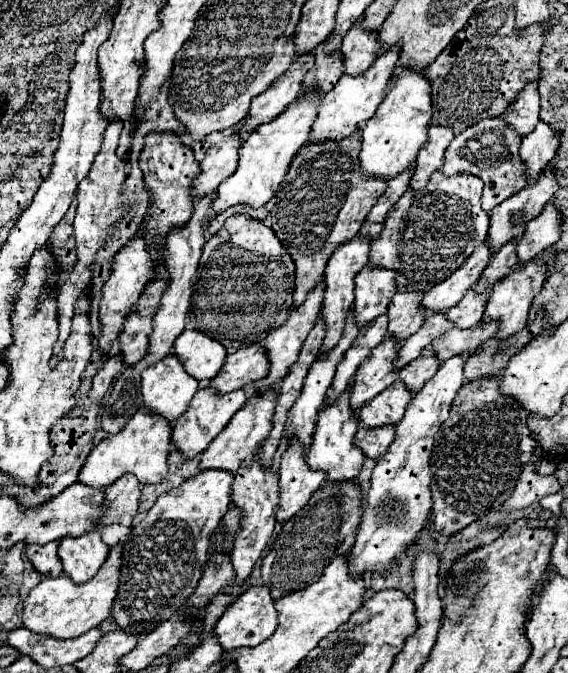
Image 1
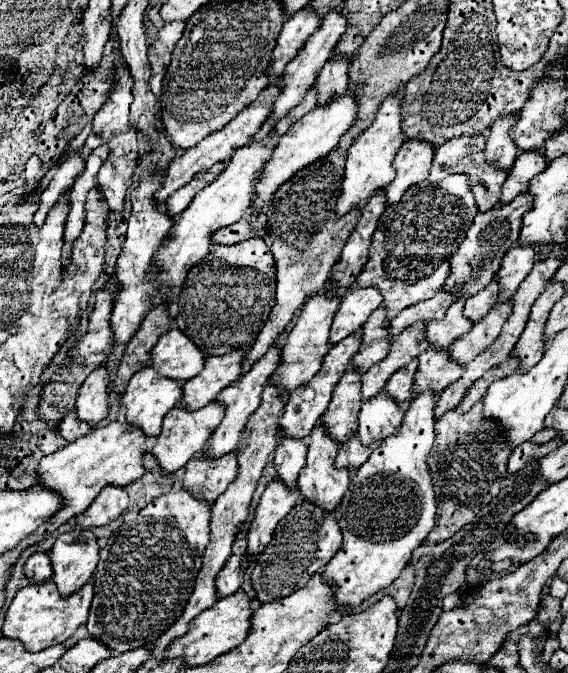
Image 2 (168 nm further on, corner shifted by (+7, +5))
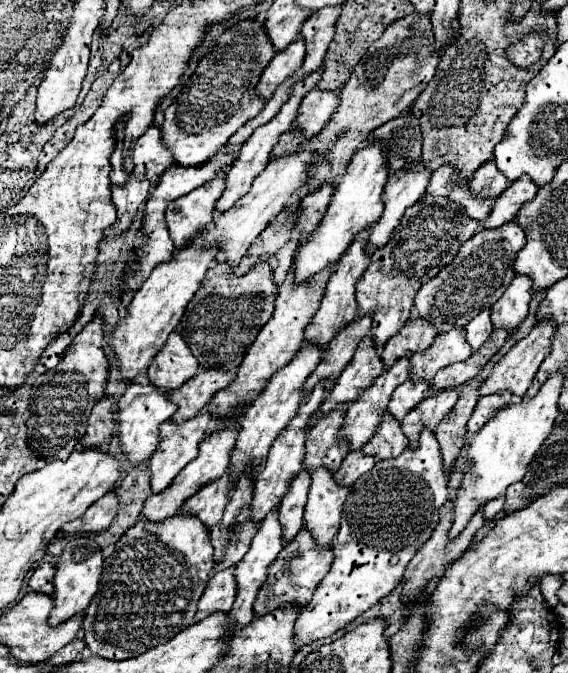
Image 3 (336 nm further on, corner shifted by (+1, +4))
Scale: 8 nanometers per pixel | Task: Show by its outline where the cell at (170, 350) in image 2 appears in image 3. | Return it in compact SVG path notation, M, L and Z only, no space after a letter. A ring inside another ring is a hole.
M171 333L163 349L153 357L147 377L159 389L175 389L199 371L199 361L191 355L187 343Z

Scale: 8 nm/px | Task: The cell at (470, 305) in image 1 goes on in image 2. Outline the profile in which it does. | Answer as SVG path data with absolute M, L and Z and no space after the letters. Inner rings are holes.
M455 300L443 320L431 320L427 322L427 340L435 346L449 346L459 336L471 330L471 320L463 316L463 304L465 300Z

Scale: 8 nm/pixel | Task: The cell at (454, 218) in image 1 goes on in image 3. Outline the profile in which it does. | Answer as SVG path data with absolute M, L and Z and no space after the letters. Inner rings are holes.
M423 197L417 205L405 211L391 241L371 257L369 267L357 283L357 317L373 315L373 345L383 347L405 327L411 319L417 289L421 289L425 281L431 281L441 271L441 265L449 265L449 261L459 253L459 247L477 231L477 221L465 217L453 201L441 197Z

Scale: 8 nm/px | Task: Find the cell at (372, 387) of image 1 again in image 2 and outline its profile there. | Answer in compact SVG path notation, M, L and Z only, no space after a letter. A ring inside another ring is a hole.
M353 368L343 374L343 380L335 388L335 396L325 412L323 426L335 440L347 440L347 436L357 432L357 414L363 404L361 396L361 370Z

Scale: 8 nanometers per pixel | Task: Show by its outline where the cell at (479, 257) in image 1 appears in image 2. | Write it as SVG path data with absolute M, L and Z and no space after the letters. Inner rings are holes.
M439 290L435 292L433 298L429 300L423 300L419 304L413 304L405 310L401 310L391 322L389 322L389 332L391 336L397 336L399 332L403 332L407 326L423 320L423 322L429 322L429 320L441 320L449 308L449 304L457 298L455 292L451 290Z

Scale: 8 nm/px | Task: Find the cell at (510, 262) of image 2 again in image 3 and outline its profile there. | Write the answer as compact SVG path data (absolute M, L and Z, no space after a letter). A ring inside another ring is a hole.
M517 275L503 297L491 309L491 323L495 329L505 329L515 333L517 327L525 321L531 301L531 281L525 275Z

